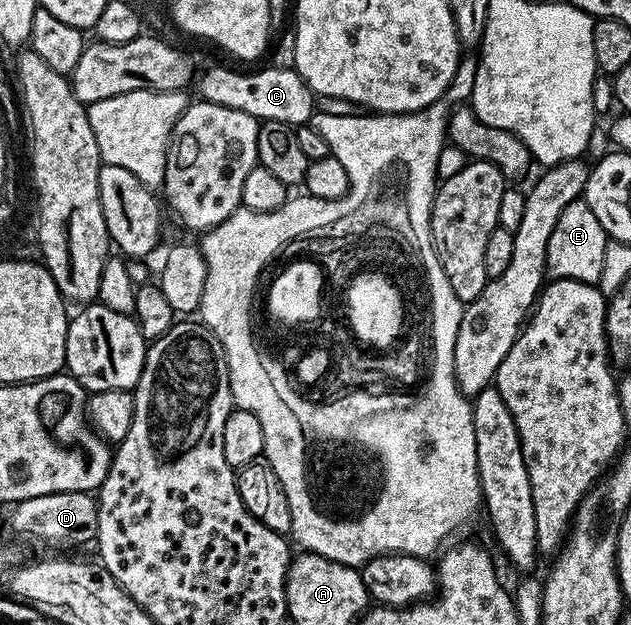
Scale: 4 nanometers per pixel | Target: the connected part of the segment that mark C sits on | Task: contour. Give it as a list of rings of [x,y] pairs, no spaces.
[[[217,65],[209,69],[196,82],[200,100],[219,103],[223,107],[235,107],[235,111],[247,111],[258,121],[278,121],[291,126],[308,125],[313,120],[315,94],[309,84],[297,73],[296,68],[257,69],[254,73],[236,73]]]

